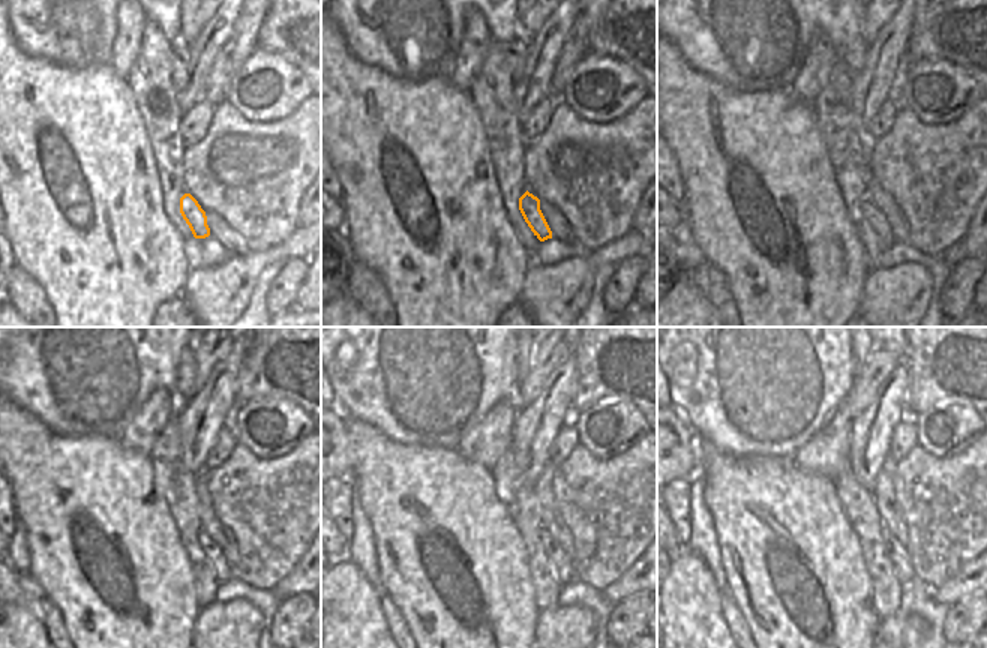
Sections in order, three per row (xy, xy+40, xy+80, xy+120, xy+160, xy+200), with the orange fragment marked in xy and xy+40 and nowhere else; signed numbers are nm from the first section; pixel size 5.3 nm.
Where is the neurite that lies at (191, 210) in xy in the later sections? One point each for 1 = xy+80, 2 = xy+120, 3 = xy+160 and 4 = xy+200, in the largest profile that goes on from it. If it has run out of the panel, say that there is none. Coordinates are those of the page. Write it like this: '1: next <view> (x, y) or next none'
1: next xy+80 (870, 212)
2: next xy+120 (213, 552)
3: next xy+160 (563, 567)
4: next xy+200 (899, 555)

